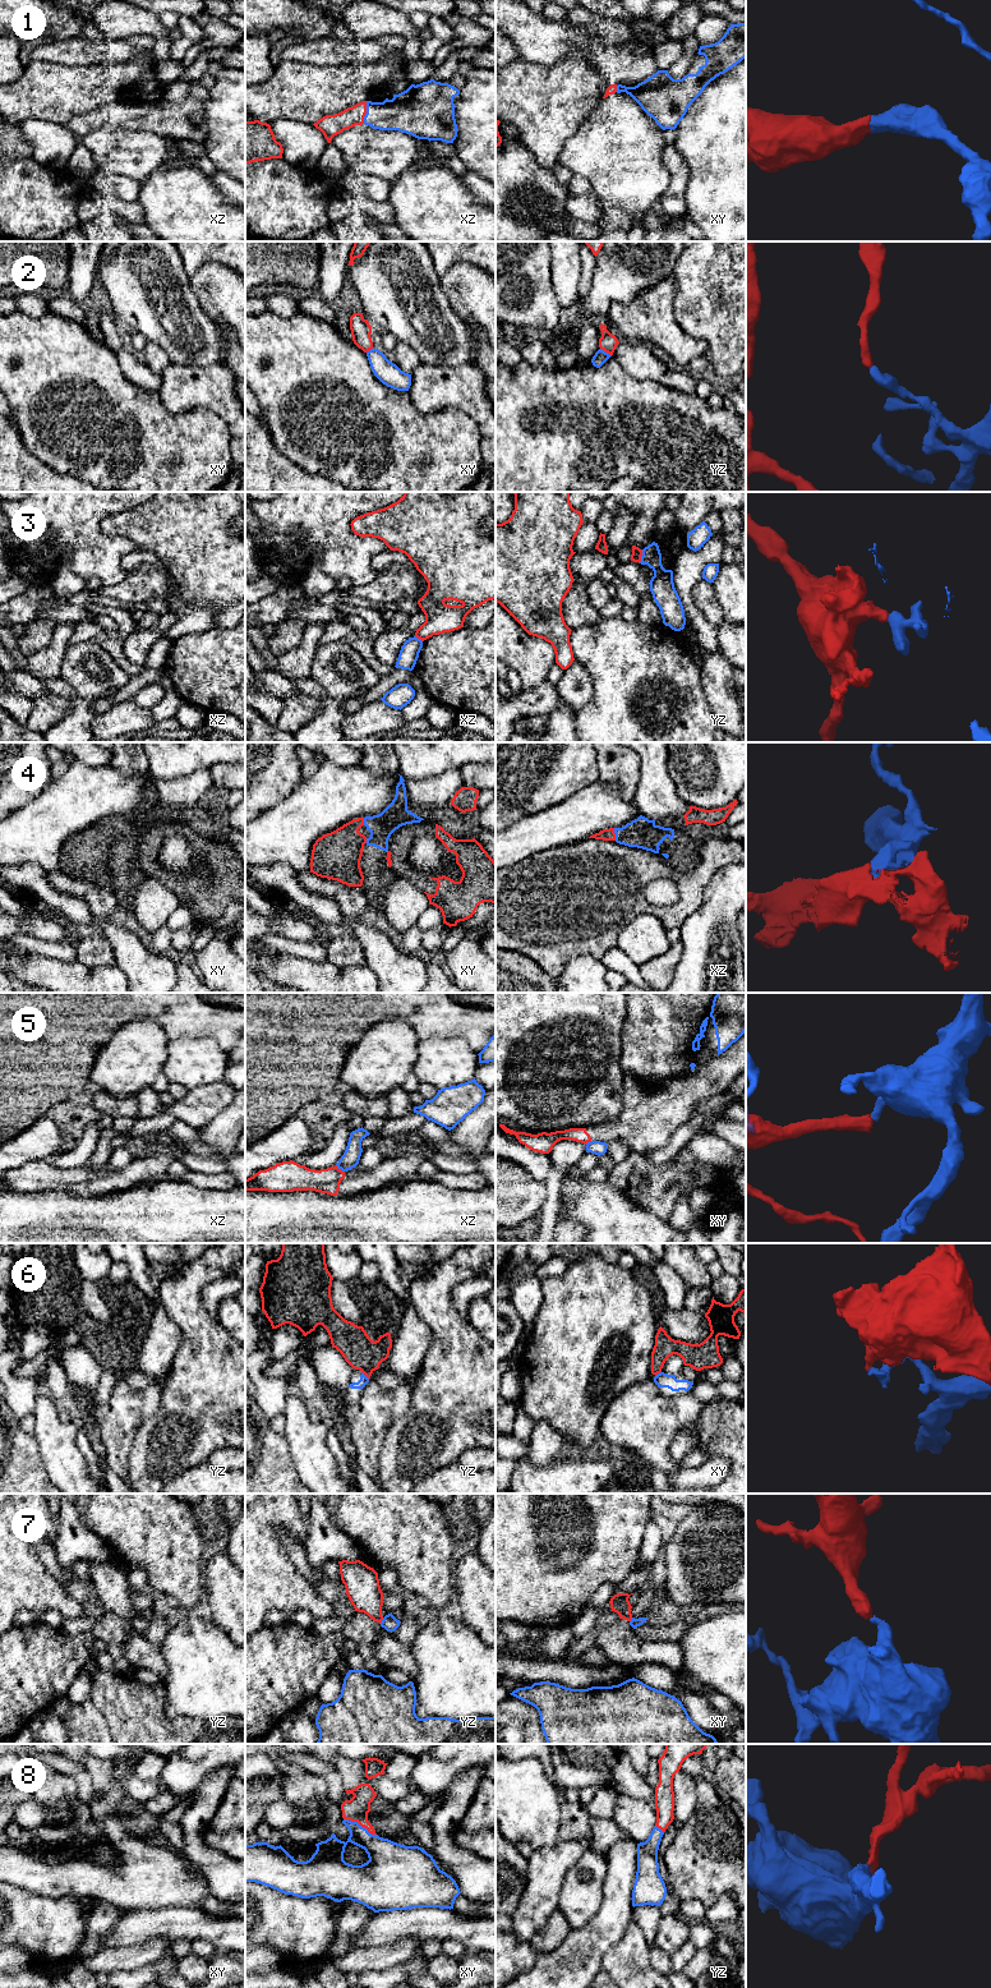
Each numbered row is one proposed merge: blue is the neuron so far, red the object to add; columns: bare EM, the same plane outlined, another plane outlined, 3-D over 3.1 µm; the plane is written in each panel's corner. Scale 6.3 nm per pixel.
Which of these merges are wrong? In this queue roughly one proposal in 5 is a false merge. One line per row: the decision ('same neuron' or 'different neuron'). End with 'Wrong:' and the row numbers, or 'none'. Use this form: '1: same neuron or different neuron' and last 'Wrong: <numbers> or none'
1: same neuron
2: different neuron
3: different neuron
4: same neuron
5: different neuron
6: different neuron
7: different neuron
8: same neuron
Wrong: 2, 3, 5, 6, 7

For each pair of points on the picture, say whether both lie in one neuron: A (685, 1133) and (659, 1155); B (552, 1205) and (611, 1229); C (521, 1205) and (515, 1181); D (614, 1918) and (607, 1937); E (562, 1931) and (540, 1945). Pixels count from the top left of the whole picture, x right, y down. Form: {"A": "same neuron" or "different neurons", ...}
{"A": "same neuron", "B": "different neurons", "C": "same neuron", "D": "same neuron", "E": "same neuron"}

